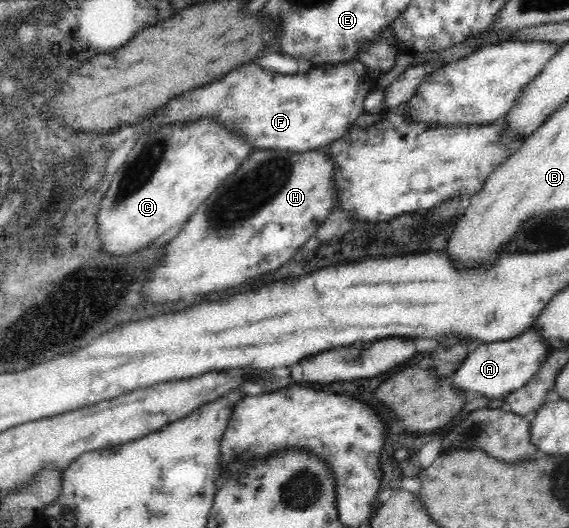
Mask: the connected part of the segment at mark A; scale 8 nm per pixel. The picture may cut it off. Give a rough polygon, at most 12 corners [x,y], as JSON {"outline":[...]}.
{"outline":[[532,324],[516,339],[472,346],[455,390],[502,398],[546,362]]}

